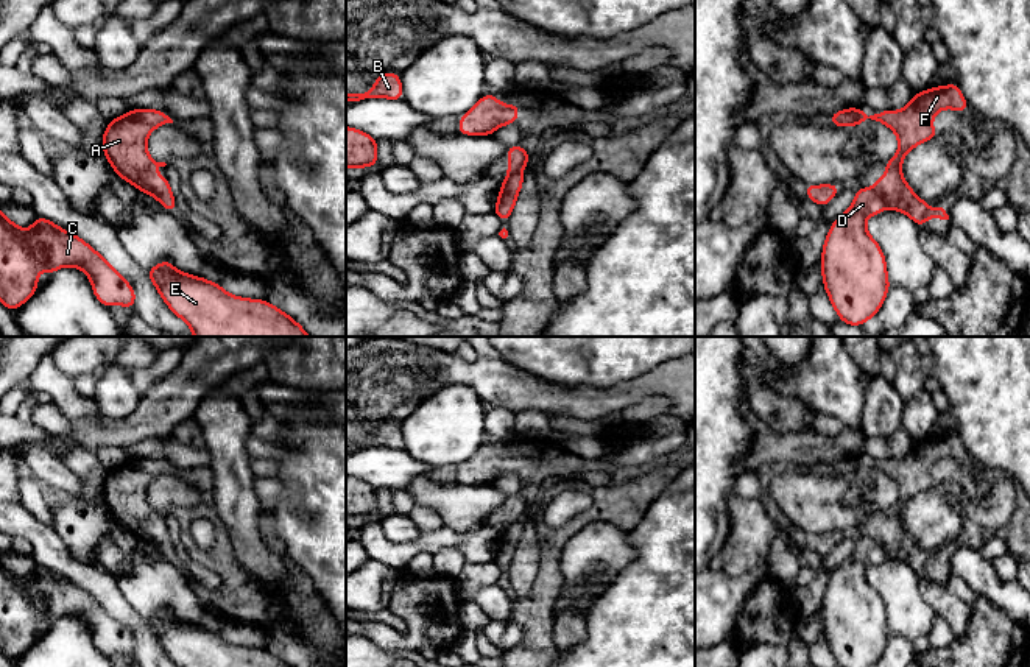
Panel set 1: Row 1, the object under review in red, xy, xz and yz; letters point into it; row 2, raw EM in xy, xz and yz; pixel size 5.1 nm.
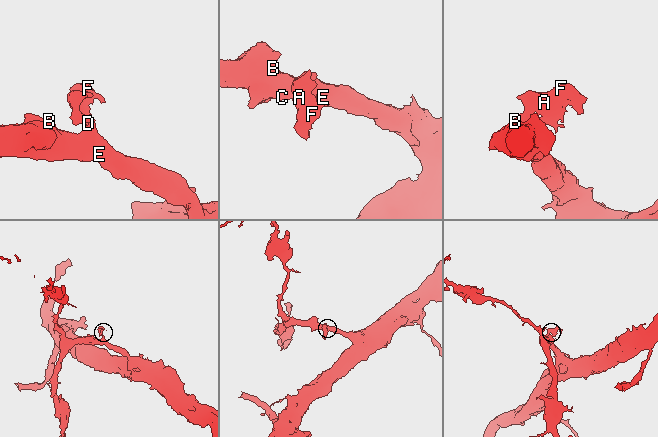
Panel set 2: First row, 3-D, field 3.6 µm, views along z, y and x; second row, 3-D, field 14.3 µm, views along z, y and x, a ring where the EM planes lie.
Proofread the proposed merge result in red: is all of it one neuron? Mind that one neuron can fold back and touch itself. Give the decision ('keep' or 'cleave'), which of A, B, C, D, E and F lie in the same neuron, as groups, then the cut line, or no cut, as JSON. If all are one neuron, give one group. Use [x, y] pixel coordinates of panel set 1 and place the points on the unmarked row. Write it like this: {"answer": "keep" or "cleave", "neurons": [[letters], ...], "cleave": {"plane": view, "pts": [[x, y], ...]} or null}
{"answer": "cleave", "neurons": [["A", "F"], ["B", "C", "D", "E"]], "cleave": {"plane": "yz", "pts": [[873, 539], [884, 550]]}}

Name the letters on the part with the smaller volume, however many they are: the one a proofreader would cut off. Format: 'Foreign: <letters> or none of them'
Foreign: A, F

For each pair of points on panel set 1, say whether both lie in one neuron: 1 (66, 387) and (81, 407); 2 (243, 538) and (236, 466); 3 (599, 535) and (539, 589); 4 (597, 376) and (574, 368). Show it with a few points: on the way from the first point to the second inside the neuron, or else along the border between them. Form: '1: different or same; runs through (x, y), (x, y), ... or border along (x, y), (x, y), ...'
1: same; runs through (66, 391), (77, 402)
2: same; runs through (242, 521), (236, 504), (236, 483)
3: different; border along (574, 535), (561, 555), (563, 583)
4: same; runs through (591, 374), (580, 368)

